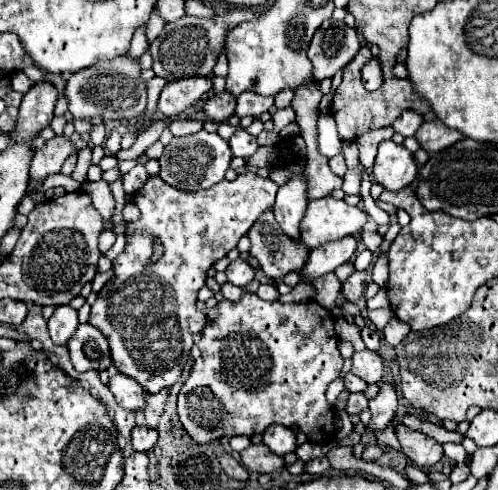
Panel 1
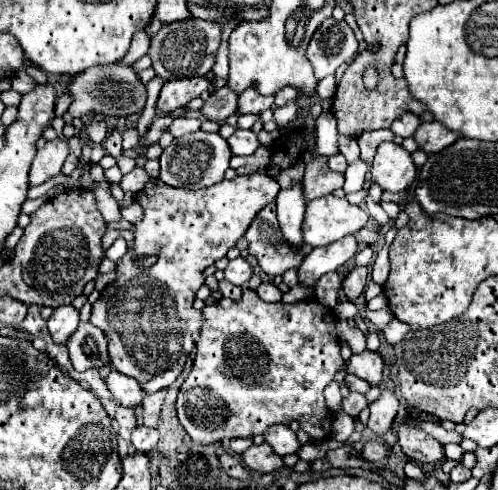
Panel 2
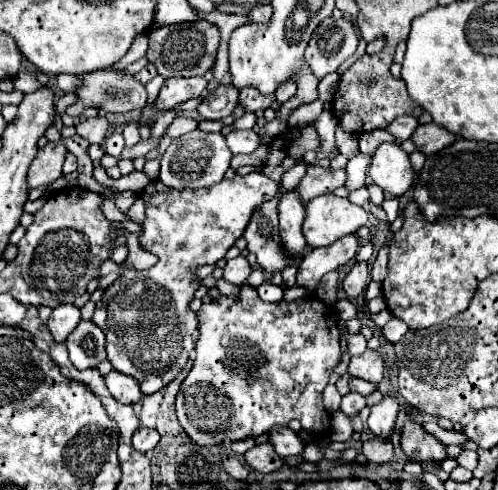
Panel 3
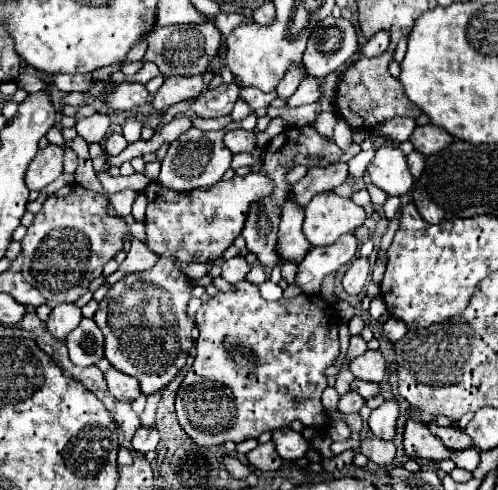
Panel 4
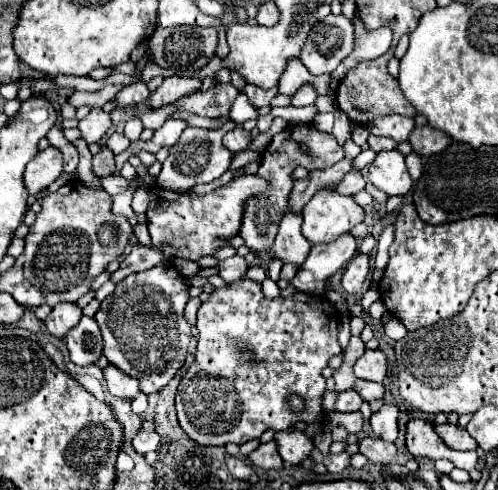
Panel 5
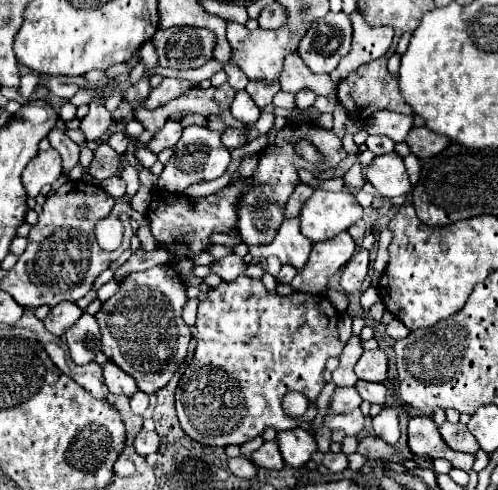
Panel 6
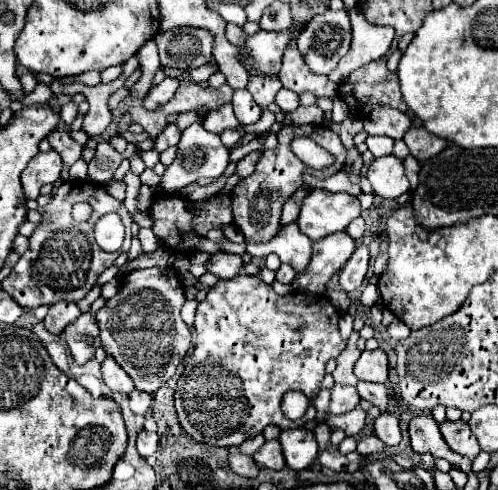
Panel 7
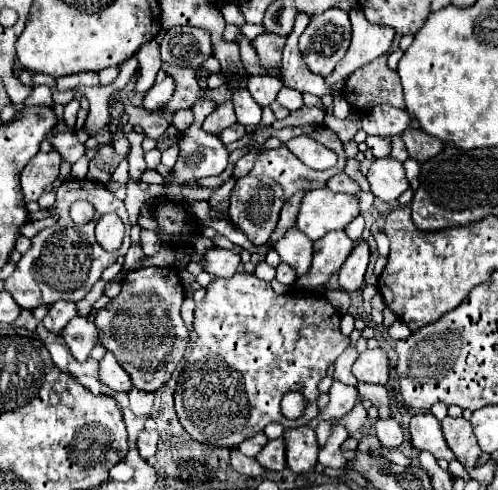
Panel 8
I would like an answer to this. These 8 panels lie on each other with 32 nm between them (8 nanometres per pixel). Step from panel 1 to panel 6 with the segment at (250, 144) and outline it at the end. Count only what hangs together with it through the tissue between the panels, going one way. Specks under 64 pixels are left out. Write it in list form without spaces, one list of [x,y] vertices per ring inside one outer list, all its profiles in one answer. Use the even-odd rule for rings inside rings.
[[[228,128],[228,130],[224,130],[224,134],[222,134],[222,144],[224,144],[228,150],[246,144],[246,130],[244,130],[244,128]]]

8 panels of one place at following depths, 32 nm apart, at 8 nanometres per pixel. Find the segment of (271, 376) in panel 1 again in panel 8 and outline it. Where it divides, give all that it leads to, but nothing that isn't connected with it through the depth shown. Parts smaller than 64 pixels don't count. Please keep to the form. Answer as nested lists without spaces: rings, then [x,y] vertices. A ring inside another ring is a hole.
[[[236,272],[230,278],[214,278],[202,302],[194,312],[196,340],[186,356],[184,368],[174,390],[176,412],[184,430],[202,444],[236,448],[246,438],[256,436],[270,422],[284,426],[302,426],[312,422],[320,408],[316,404],[318,384],[336,358],[350,346],[350,338],[340,332],[340,314],[328,300],[308,292],[276,294],[272,286],[250,272]],[[288,392],[300,392],[306,398],[306,408],[298,420],[288,420],[280,410],[280,400]]]

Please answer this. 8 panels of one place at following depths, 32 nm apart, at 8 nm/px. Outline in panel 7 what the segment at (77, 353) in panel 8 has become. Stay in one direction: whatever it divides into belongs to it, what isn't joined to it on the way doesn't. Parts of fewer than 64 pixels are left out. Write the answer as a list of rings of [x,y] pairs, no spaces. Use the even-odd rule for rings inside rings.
[[[82,314],[72,324],[68,324],[64,328],[62,336],[64,336],[76,364],[88,362],[94,356],[94,350],[100,346],[96,320],[90,314]]]

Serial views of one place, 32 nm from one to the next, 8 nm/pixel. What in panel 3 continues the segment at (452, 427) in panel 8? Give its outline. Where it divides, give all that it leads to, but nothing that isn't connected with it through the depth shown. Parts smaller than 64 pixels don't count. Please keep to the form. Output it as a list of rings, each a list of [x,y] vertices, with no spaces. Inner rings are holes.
[[[430,420],[426,424],[422,424],[426,428],[426,432],[430,432],[434,438],[438,438],[444,446],[464,446],[468,442],[468,436],[464,432],[458,432],[458,430],[444,430],[436,424],[436,420]]]

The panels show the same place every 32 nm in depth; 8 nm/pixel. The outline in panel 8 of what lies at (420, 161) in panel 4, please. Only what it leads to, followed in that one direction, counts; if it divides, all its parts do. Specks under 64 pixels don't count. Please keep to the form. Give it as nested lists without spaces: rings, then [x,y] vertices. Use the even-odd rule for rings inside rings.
[[[406,160],[404,162],[404,170],[406,170],[406,176],[410,180],[410,186],[416,190],[418,188],[418,162],[416,160]]]

